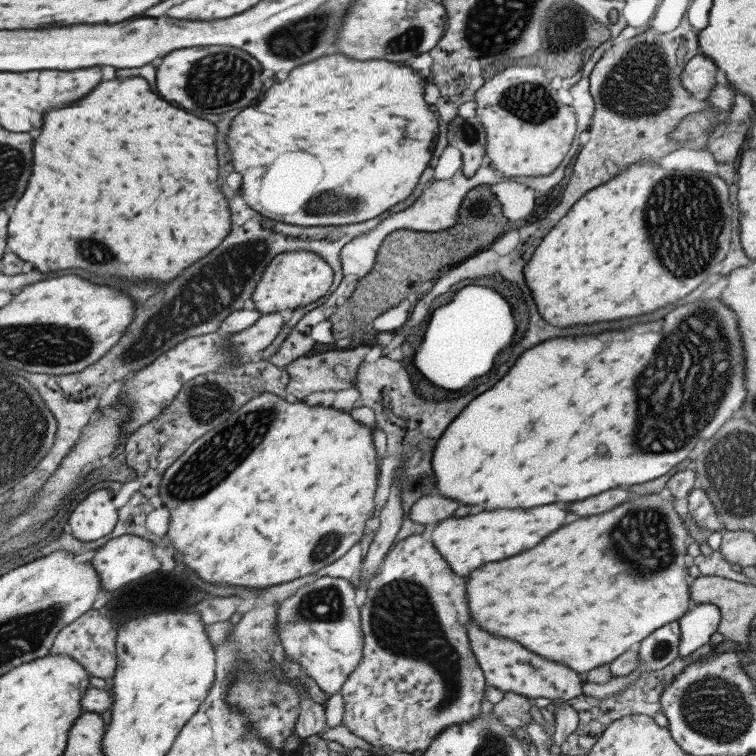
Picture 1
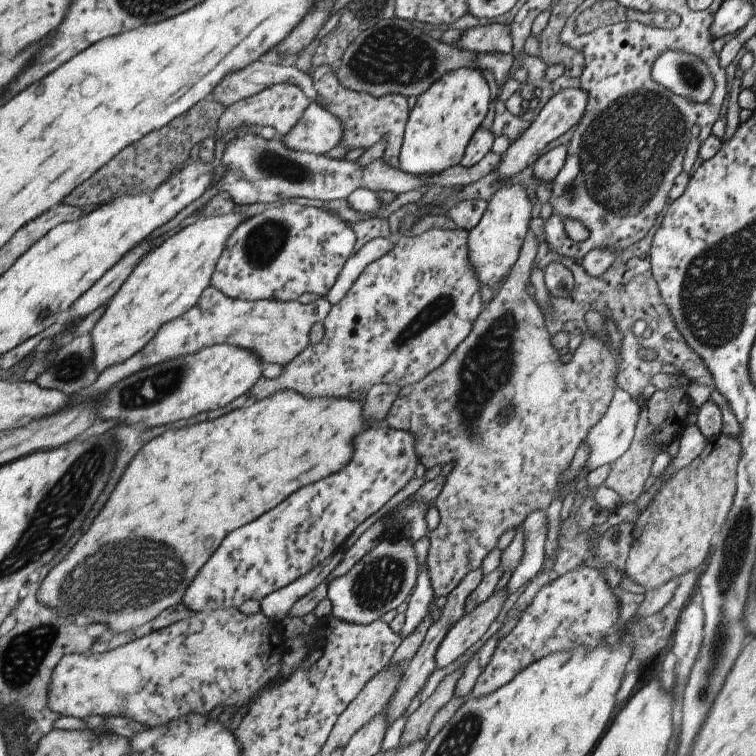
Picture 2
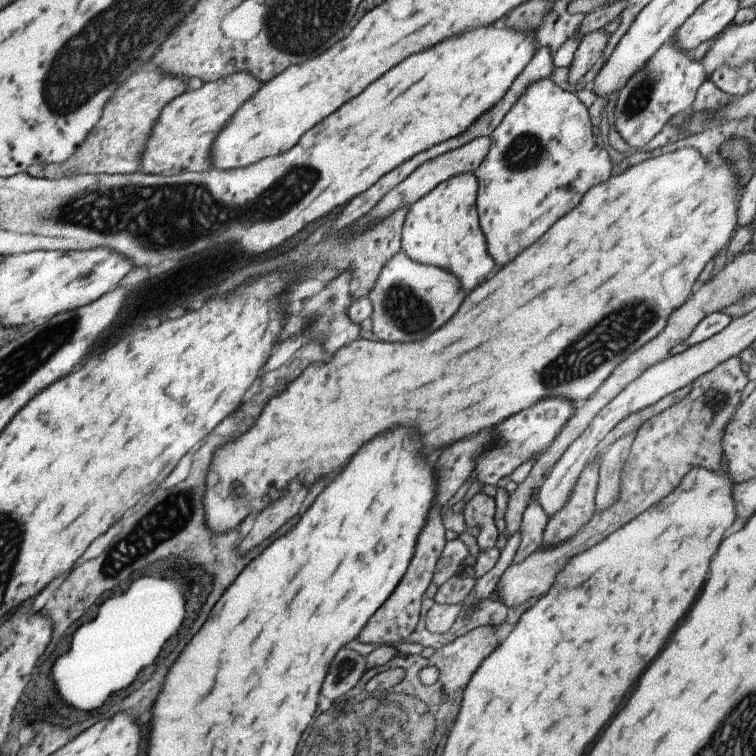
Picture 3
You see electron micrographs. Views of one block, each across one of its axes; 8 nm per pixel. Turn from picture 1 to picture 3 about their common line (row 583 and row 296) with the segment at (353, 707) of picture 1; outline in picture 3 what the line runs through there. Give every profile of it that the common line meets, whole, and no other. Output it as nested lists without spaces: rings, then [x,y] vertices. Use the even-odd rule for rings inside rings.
[[[399,252],[383,264],[375,286],[367,297],[372,306],[367,327],[375,338],[383,342],[417,342],[419,338],[425,338],[425,334],[431,334],[441,324],[445,324],[457,312],[465,294],[459,292],[459,284],[455,282],[455,276],[451,276],[451,272],[412,261]],[[419,324],[429,326],[419,330]]]

